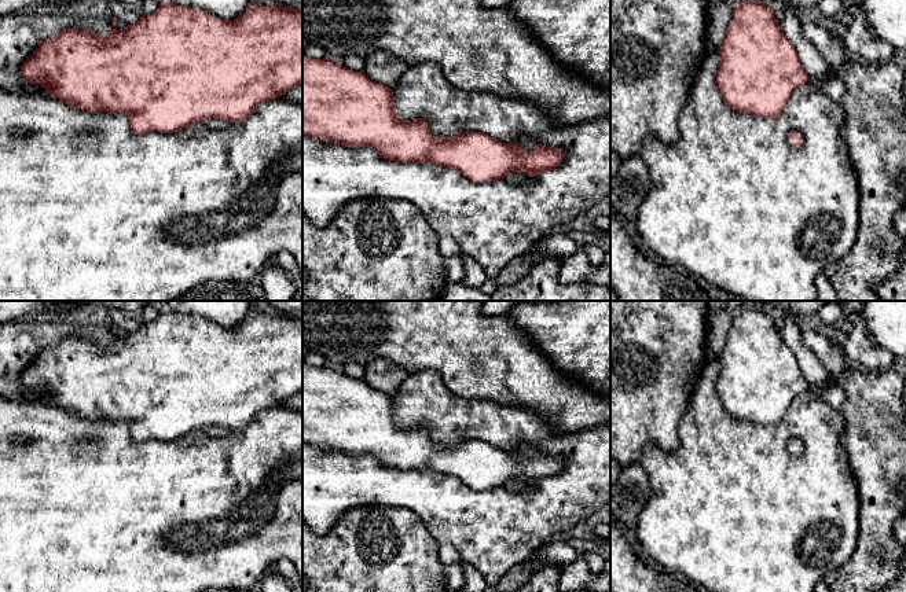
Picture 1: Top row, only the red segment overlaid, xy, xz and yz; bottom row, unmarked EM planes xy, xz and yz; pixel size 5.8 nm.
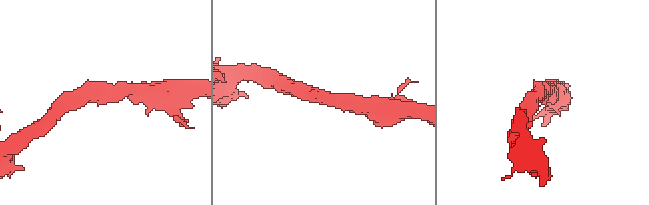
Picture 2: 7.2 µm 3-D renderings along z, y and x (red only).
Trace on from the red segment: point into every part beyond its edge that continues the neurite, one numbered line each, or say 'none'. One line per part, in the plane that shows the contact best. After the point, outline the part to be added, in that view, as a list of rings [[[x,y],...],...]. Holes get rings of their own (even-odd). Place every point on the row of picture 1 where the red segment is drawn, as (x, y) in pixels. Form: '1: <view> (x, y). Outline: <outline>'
none

